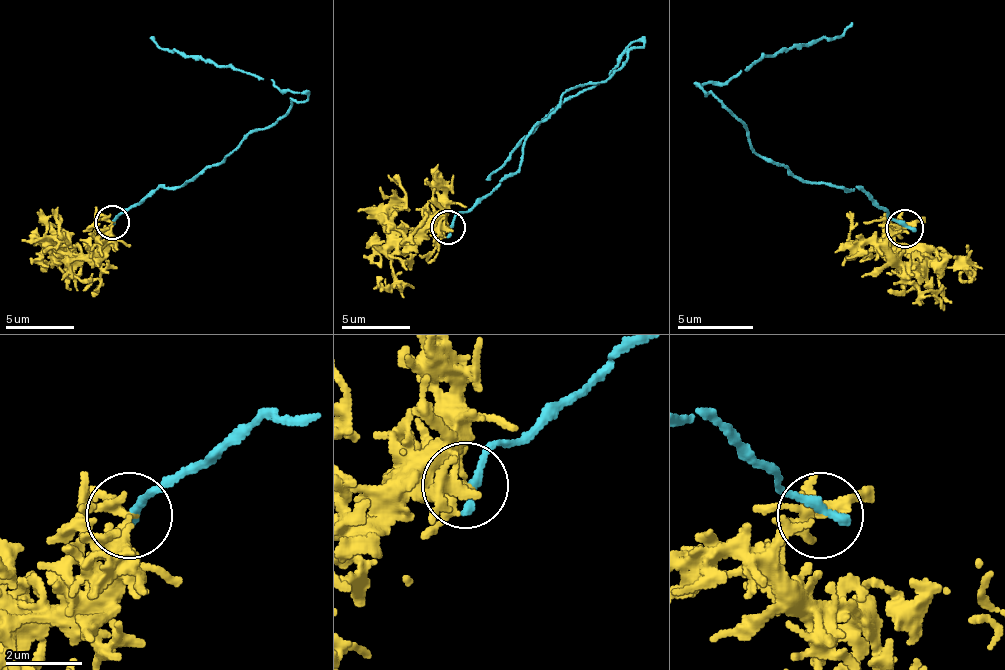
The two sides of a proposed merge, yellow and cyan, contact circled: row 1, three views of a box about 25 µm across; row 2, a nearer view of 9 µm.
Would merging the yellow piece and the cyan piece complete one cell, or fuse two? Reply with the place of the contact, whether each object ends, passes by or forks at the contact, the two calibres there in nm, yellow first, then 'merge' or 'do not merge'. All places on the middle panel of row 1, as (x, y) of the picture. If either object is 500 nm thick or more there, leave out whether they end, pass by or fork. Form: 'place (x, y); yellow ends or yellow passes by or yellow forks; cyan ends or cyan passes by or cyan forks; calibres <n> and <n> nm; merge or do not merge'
place (448, 227); yellow forks; cyan ends; calibres 220 and 280 nm; do not merge

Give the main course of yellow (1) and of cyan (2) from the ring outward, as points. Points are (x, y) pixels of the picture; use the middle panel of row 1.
1: (447, 226), (440, 213), (416, 226), (392, 226), (386, 213), (399, 182), (389, 175)
2: (447, 226), (519, 168), (522, 141), (556, 103), (604, 83), (641, 42), (607, 80), (566, 97), (484, 178)

